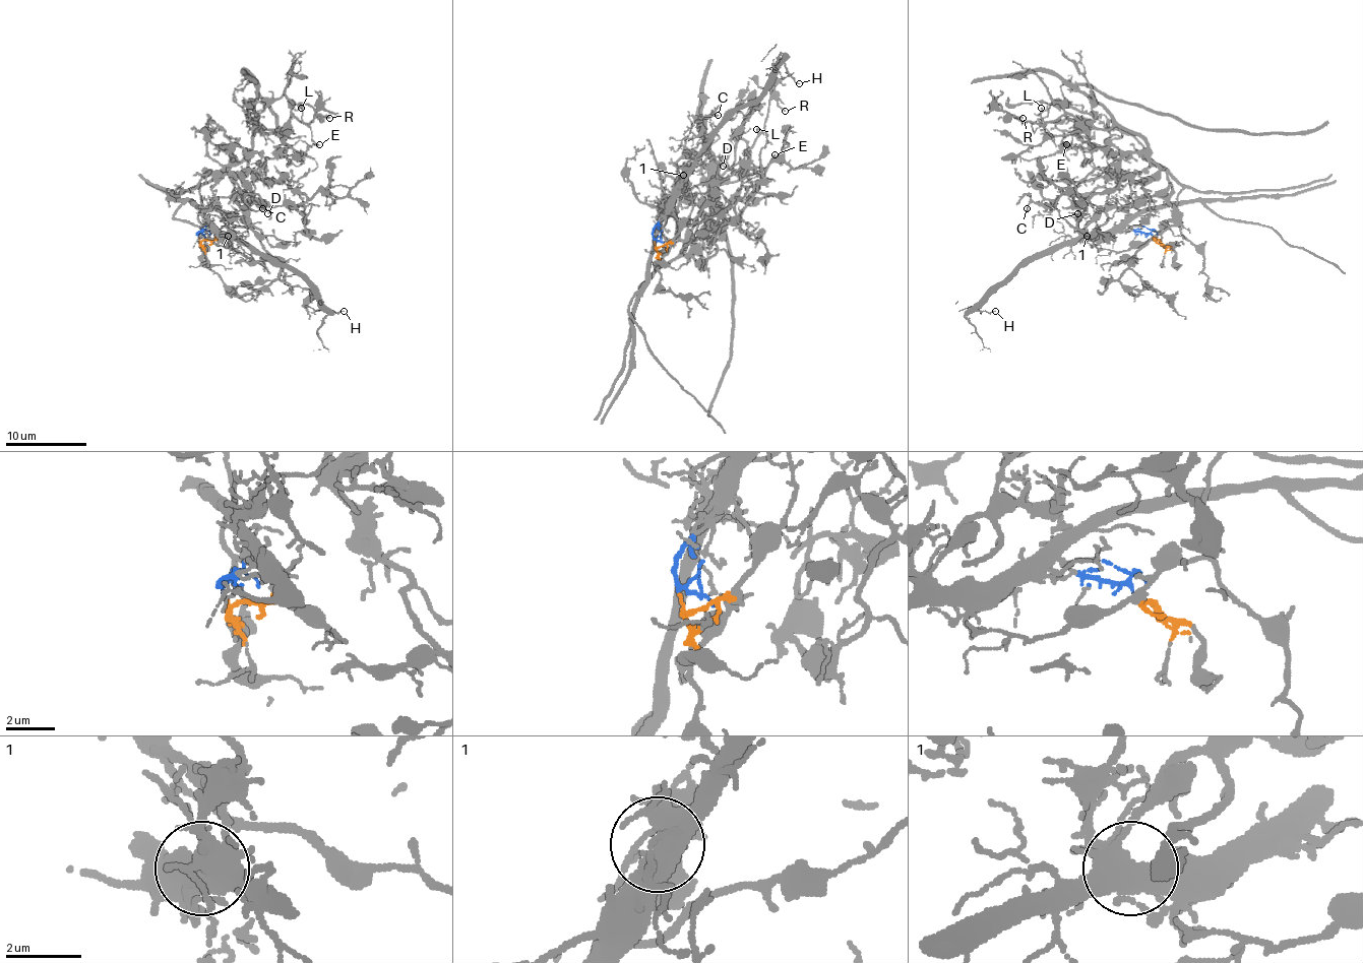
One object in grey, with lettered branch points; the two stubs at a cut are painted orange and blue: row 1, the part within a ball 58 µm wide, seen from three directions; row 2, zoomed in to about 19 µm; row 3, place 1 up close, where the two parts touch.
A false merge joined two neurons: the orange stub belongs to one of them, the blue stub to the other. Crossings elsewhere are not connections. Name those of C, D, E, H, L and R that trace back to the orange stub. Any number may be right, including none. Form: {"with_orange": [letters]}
{"with_orange": ["C", "D", "E", "L", "R"]}

